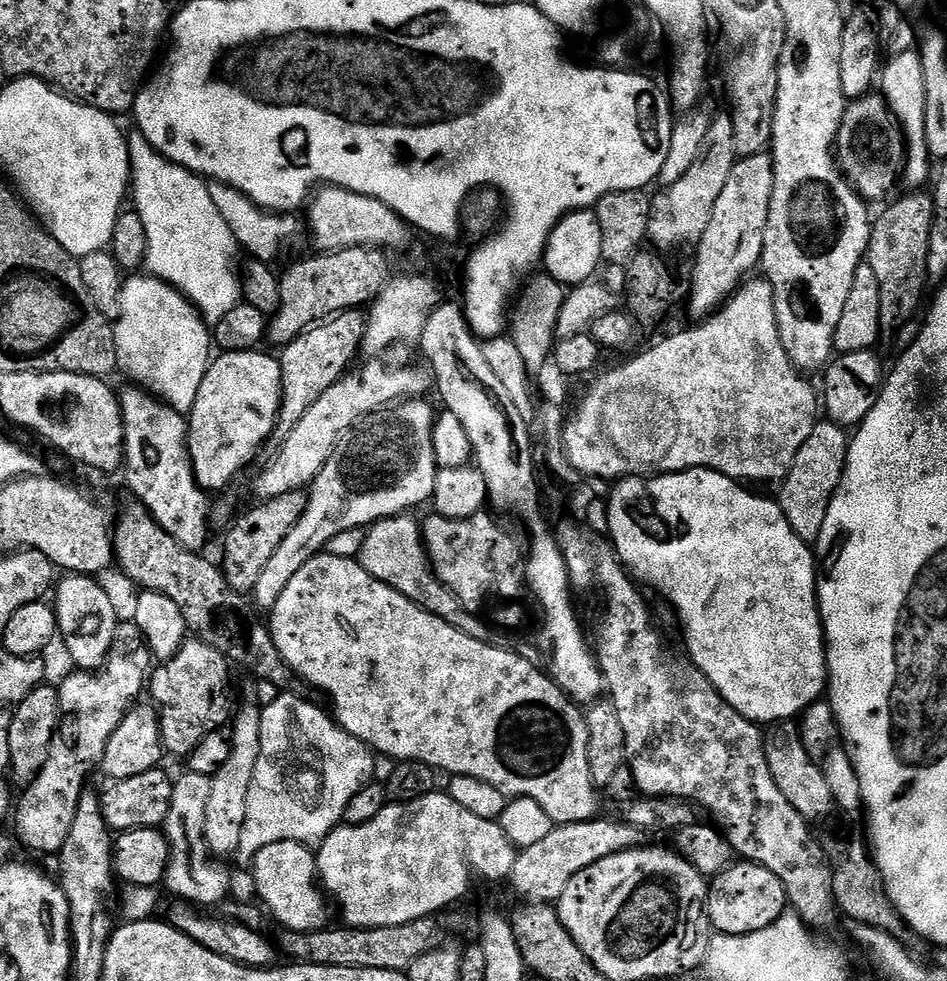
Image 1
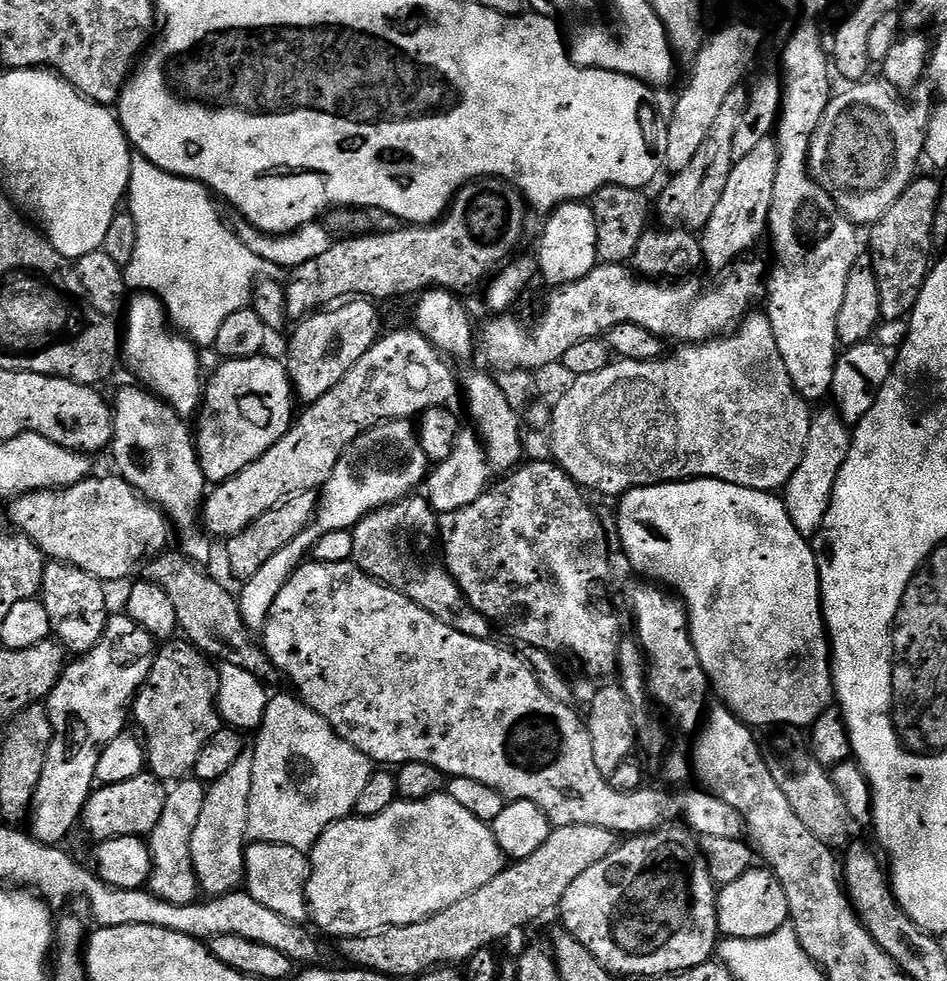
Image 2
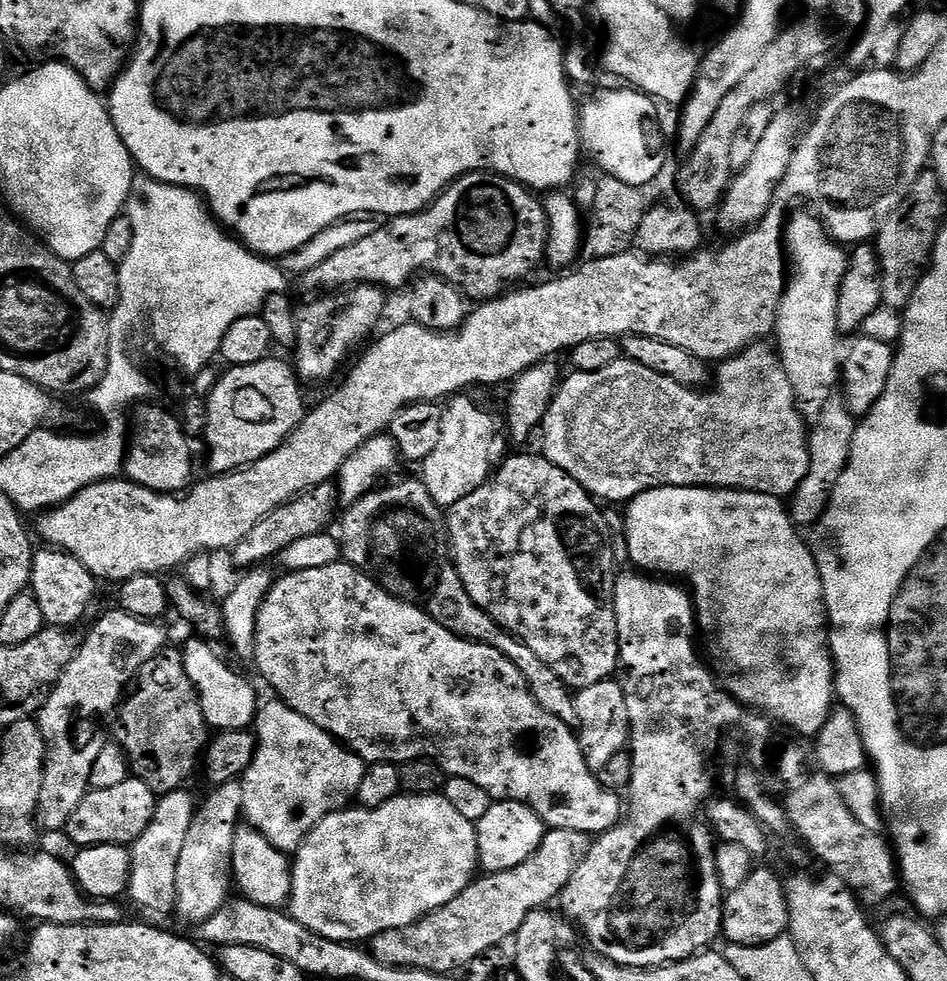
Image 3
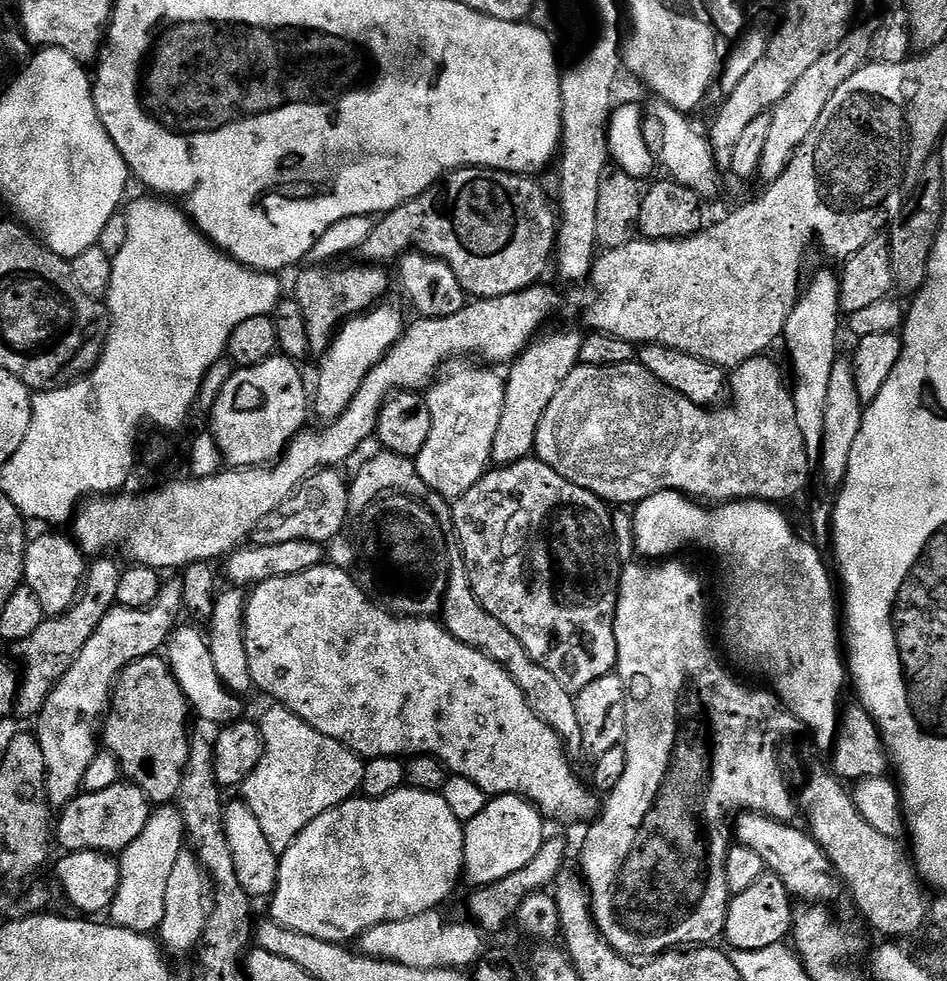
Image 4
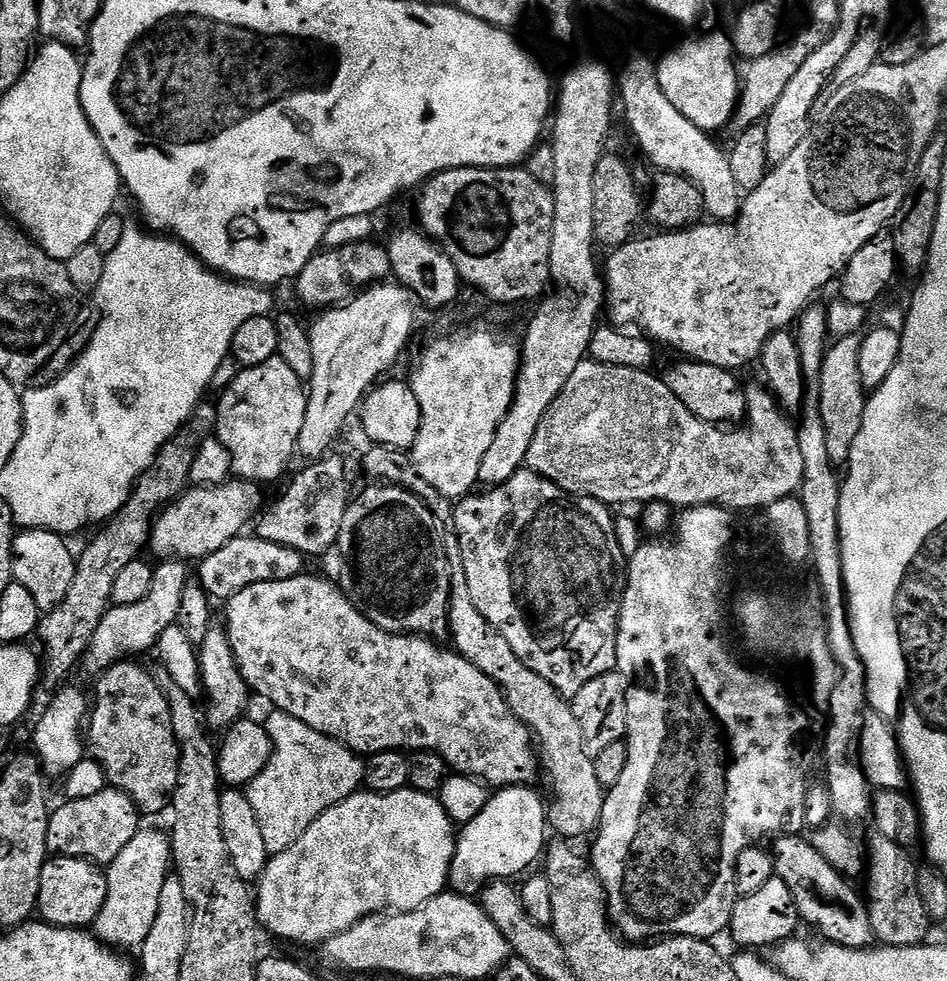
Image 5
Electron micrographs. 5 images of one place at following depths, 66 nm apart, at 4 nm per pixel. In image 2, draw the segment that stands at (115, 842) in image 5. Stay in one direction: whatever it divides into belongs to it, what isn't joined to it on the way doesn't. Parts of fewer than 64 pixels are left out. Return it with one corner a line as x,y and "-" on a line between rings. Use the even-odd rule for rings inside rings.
151,774
126,778
126,782
100,784
86,802
82,828
85,828
96,842
127,836
151,837
154,826
158,826
158,818
165,816
168,811
168,791
165,781

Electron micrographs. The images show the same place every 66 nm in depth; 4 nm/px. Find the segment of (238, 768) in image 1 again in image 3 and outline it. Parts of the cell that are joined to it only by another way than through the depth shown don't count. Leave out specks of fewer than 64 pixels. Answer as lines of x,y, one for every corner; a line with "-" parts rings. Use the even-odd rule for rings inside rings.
239,782
217,784
212,793
205,798
196,809
196,816
190,822
190,830
186,834
186,843
182,846
182,854
178,858
176,871
176,895
174,897
174,912
184,920
189,920
192,926
199,926
210,914
214,914
223,904
227,904
234,888
232,875
232,851
234,850
234,834
242,820
242,786

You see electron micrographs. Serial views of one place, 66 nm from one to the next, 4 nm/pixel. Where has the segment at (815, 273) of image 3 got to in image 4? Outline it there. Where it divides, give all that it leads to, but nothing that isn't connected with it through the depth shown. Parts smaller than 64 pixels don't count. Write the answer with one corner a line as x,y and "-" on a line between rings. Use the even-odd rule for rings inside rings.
835,271
820,272
812,280
812,285
800,293
792,313
786,318
782,344
788,347
788,356
792,359
792,372
796,375
796,384
792,388
794,414
798,414
798,426
802,430
802,442
806,442
809,461
819,461
822,450
822,430
826,428
826,393
830,391
830,374
838,358
836,335
842,332
842,313
840,311
840,282

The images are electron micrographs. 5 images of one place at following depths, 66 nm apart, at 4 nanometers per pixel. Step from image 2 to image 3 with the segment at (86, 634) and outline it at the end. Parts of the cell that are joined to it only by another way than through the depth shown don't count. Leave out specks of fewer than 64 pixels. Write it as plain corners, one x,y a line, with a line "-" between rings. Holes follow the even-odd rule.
44,546
32,557
32,582
30,594
42,606
45,625
65,630
75,629
76,623
92,608
92,599
96,596
97,577
92,575
78,558
59,548

